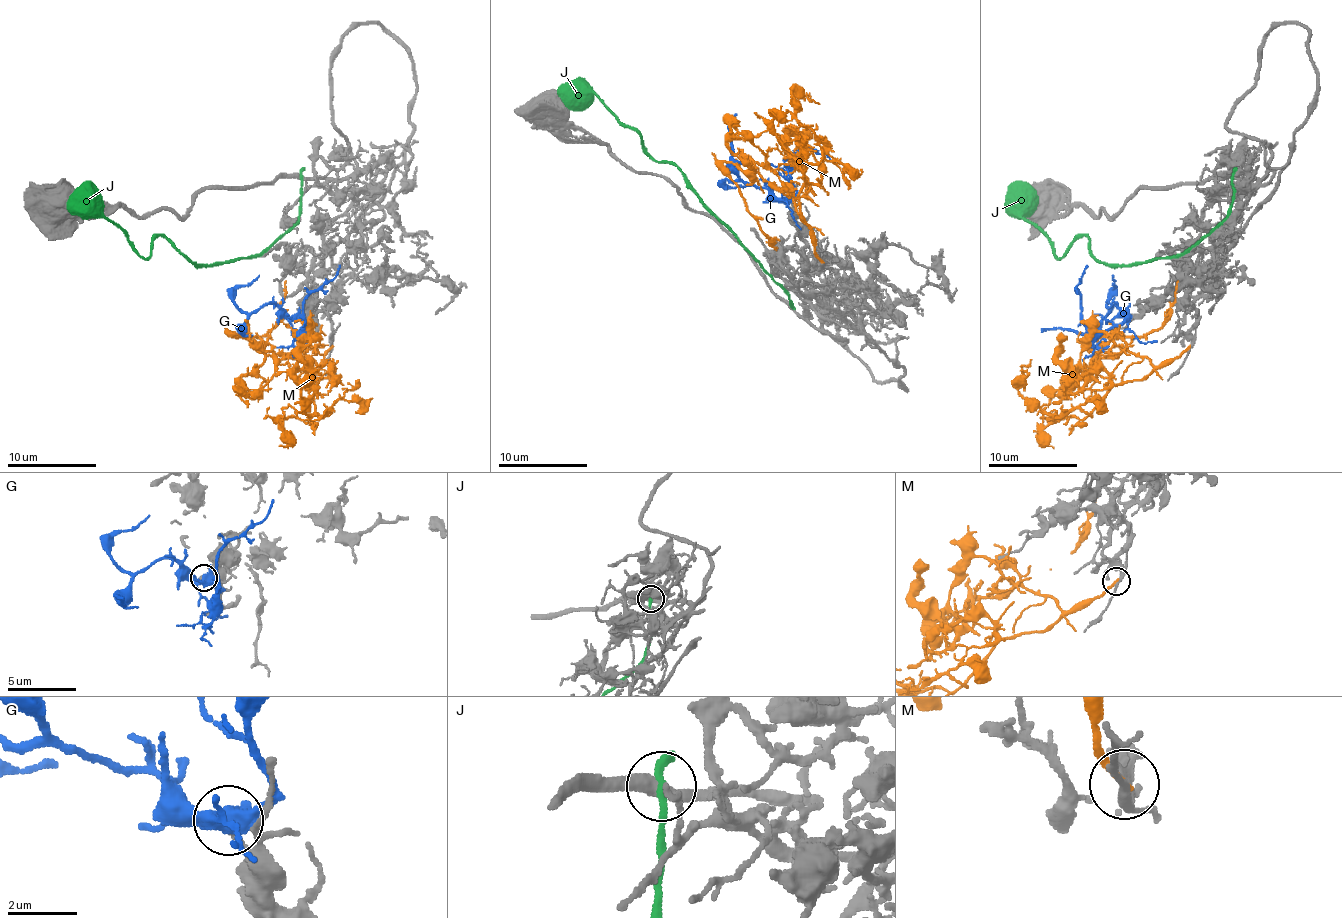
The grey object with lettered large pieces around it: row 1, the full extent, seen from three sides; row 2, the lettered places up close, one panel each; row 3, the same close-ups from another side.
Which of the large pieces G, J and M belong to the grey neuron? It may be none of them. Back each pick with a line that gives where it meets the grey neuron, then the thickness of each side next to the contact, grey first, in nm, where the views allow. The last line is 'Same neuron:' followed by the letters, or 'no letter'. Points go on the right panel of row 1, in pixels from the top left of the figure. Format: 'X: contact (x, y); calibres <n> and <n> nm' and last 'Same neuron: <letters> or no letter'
Same neuron: no letter

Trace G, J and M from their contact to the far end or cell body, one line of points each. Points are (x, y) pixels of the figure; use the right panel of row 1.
G: (1128, 317), (1102, 332), (1093, 332), (1084, 323), (1082, 301), (1075, 292), (1088, 266)
J: (1232, 177), (1230, 212), (1195, 246), (1126, 266), (1102, 263), (1084, 235), (1059, 259), (1022, 192)
M: (1188, 348), (1153, 365), (1126, 350), (1102, 354), (1090, 334), (1113, 339), (1157, 330), (1177, 281)

